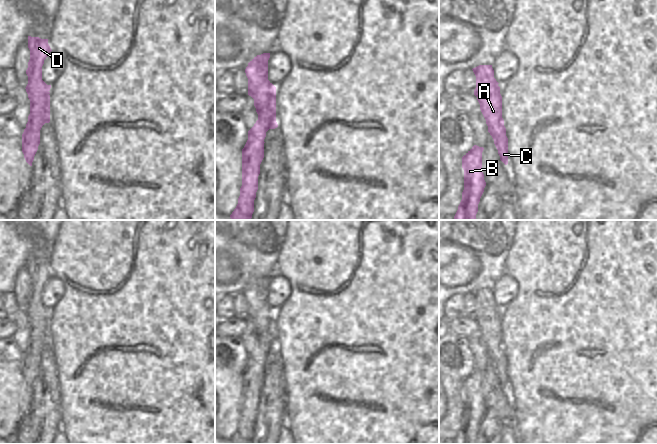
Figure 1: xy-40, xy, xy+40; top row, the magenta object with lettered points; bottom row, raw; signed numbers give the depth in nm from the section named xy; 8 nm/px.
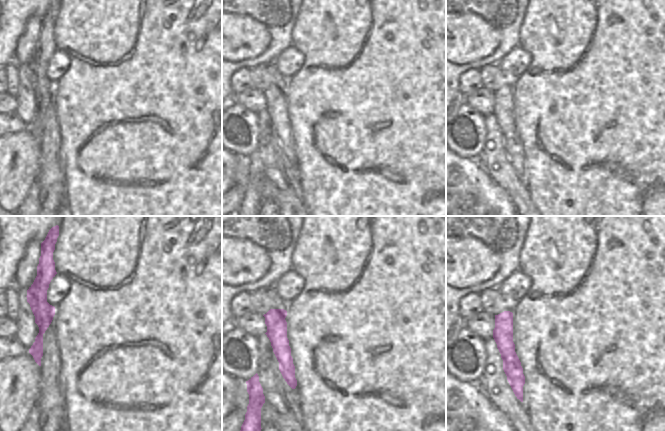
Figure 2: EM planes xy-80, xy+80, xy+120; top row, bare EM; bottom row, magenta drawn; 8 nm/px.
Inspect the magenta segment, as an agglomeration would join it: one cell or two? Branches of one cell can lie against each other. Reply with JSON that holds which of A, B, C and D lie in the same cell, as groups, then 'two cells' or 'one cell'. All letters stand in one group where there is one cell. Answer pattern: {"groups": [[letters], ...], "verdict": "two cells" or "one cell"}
{"groups": [["A", "C"], ["B", "D"]], "verdict": "two cells"}

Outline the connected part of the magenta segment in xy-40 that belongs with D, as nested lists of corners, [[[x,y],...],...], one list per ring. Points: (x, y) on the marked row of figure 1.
[[[28,36],[28,48],[30,60],[26,70],[28,84],[25,89],[30,100],[30,114],[22,134],[22,152],[26,162],[32,166],[40,144],[40,130],[45,123],[50,122],[50,95],[47,93],[51,85],[42,80],[42,66],[52,50],[48,39],[31,36]]]

